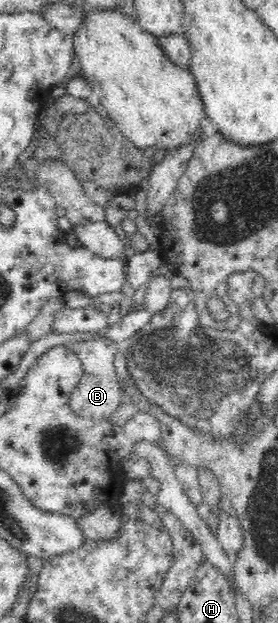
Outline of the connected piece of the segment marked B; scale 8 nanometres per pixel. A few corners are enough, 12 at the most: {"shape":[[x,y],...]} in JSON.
{"shape":[[105,335],[67,342],[83,374],[69,396],[83,418],[108,420],[122,404],[121,345]]}

